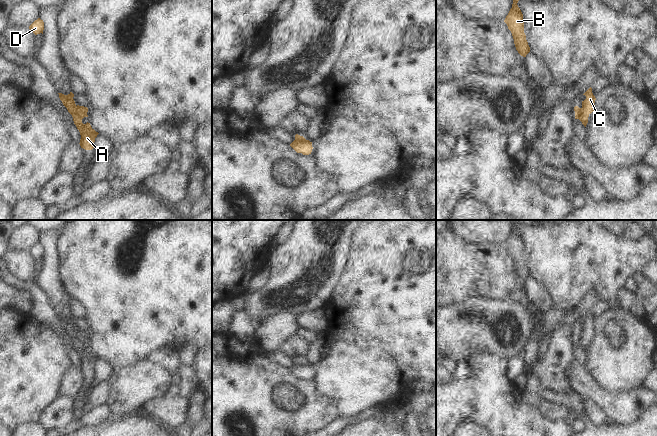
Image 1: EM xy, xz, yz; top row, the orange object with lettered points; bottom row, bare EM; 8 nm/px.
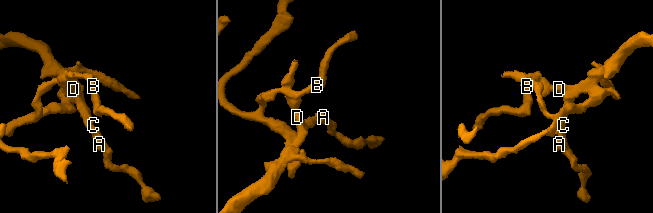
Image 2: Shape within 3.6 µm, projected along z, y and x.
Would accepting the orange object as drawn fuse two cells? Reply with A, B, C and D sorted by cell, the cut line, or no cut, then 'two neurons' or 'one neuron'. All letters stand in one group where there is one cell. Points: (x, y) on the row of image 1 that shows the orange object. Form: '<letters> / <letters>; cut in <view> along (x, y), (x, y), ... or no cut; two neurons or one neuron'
A B C D; no cut; one neuron

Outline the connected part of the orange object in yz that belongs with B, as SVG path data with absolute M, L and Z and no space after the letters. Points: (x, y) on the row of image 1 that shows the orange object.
M513 0L512 8L506 16L504 22L507 24L508 29L512 33L516 50L521 56L526 57L526 55L530 52L530 47L524 33L524 19L523 14L517 5L518 1L519 0Z

